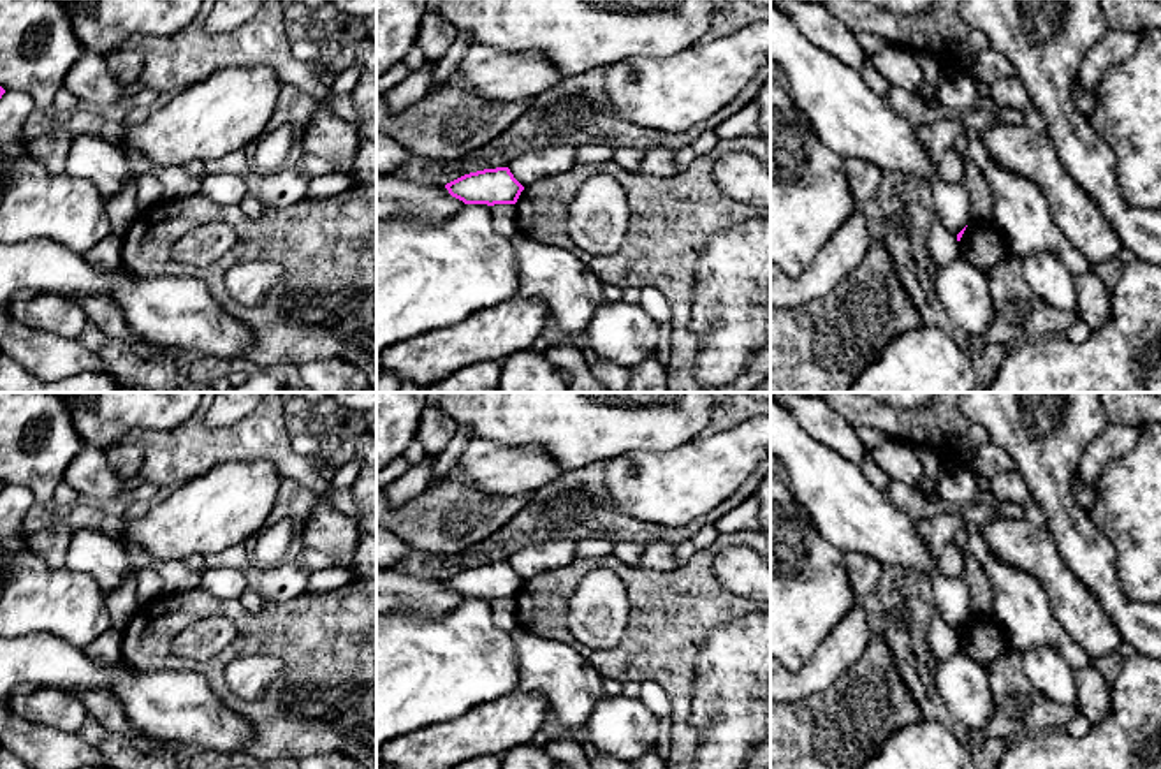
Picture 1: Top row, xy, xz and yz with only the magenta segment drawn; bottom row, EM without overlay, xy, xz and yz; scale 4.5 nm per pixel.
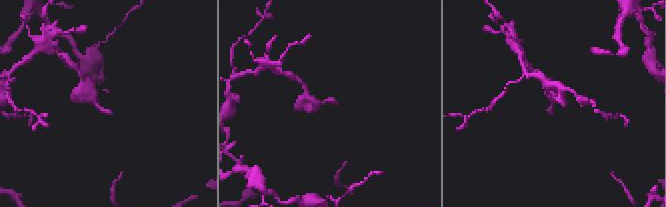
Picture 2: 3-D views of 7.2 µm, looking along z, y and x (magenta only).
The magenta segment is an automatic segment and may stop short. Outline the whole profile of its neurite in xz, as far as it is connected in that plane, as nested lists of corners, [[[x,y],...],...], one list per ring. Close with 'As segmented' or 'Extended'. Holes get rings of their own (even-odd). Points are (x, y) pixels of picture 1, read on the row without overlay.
[[[508,561],[464,568],[445,579],[449,588],[464,598],[515,598],[524,581]]]. As segmented

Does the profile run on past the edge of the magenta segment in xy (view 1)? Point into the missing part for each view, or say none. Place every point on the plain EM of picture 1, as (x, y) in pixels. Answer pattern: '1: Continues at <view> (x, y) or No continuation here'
1: No continuation here

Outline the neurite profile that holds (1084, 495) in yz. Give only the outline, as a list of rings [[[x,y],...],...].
[[[1075,477],[1075,482],[1071,486],[1071,496],[1085,510],[1089,510],[1096,500],[1094,489],[1082,482],[1078,477]]]

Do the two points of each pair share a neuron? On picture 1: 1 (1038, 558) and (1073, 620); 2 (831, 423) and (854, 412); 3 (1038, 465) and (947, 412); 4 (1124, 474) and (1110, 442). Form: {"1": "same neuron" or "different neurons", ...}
{"1": "same neuron", "2": "different neurons", "3": "different neurons", "4": "different neurons"}

